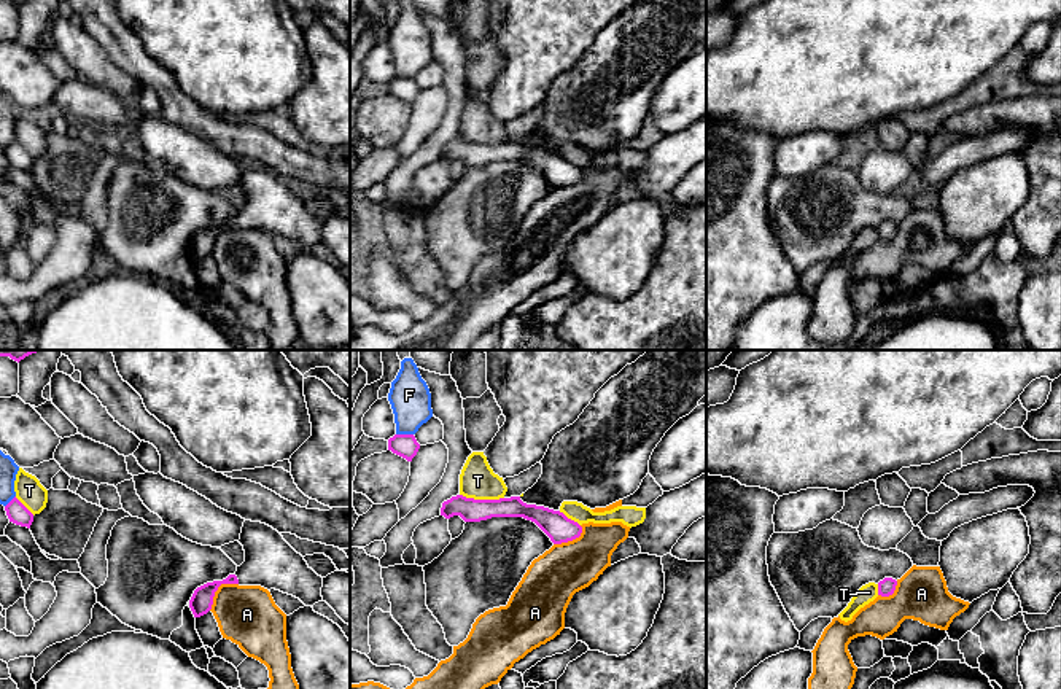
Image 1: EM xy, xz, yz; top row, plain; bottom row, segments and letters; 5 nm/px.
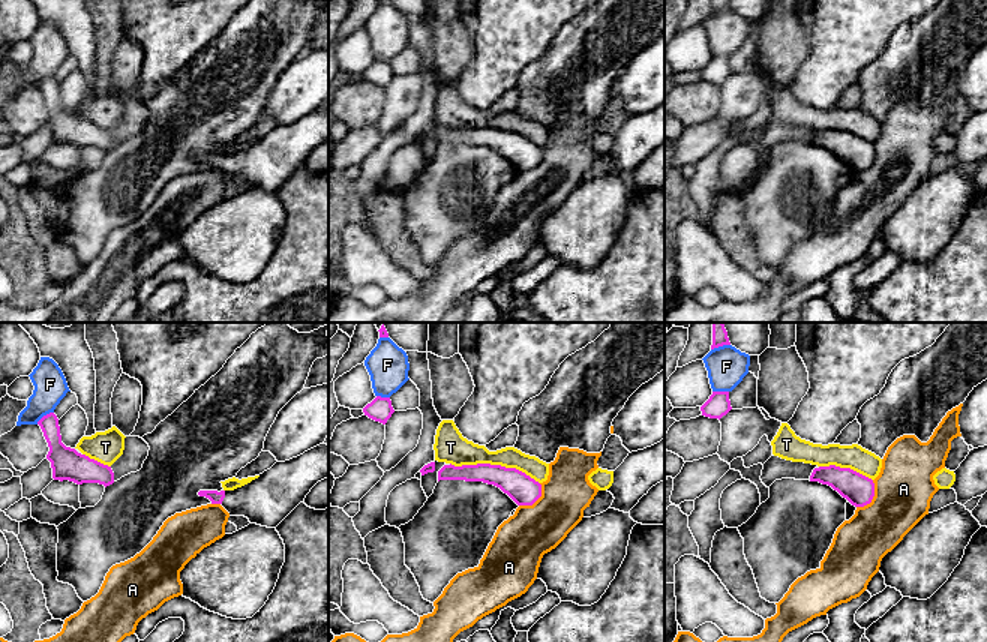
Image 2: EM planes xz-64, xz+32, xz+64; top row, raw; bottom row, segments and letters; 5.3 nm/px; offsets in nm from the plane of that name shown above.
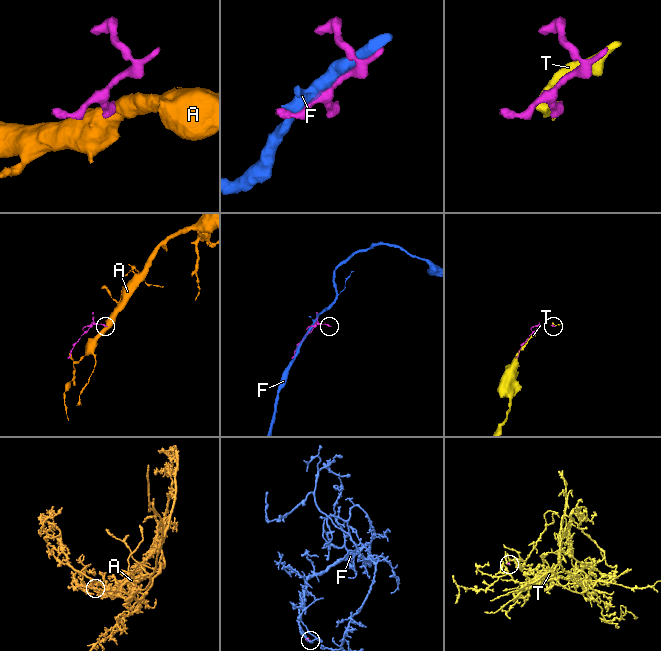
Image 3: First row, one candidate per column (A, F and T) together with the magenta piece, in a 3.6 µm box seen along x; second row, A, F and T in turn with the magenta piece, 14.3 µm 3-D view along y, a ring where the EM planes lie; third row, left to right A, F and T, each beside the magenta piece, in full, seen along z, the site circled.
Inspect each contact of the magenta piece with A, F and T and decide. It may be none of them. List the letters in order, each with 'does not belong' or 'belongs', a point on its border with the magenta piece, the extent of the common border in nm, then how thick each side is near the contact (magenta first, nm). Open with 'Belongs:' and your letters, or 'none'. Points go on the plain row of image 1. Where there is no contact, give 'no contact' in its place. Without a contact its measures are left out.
Belongs: none
A: does not belong | xy (217, 233) | 200 nm | 120/300 nm
F: does not belong | xz (404, 78) | 90 nm | 120/200 nm
T: does not belong | xz (482, 144) | 220 nm | 120/180 nm

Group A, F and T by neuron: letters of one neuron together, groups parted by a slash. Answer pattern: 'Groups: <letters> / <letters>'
Groups: A / F / T

